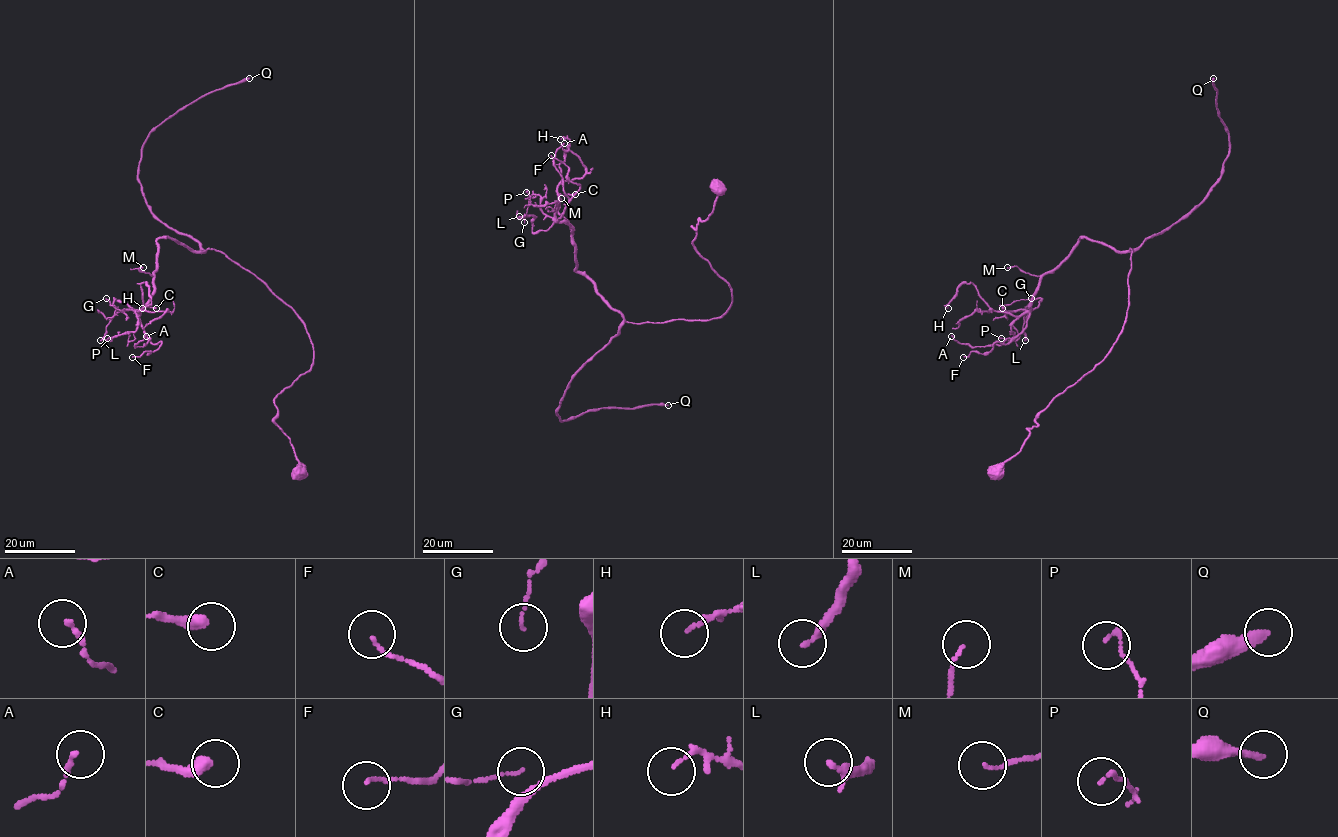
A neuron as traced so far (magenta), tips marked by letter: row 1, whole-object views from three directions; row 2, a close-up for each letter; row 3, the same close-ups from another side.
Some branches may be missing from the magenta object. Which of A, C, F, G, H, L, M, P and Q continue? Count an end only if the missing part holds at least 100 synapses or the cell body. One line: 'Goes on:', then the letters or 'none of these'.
Goes on: Q

